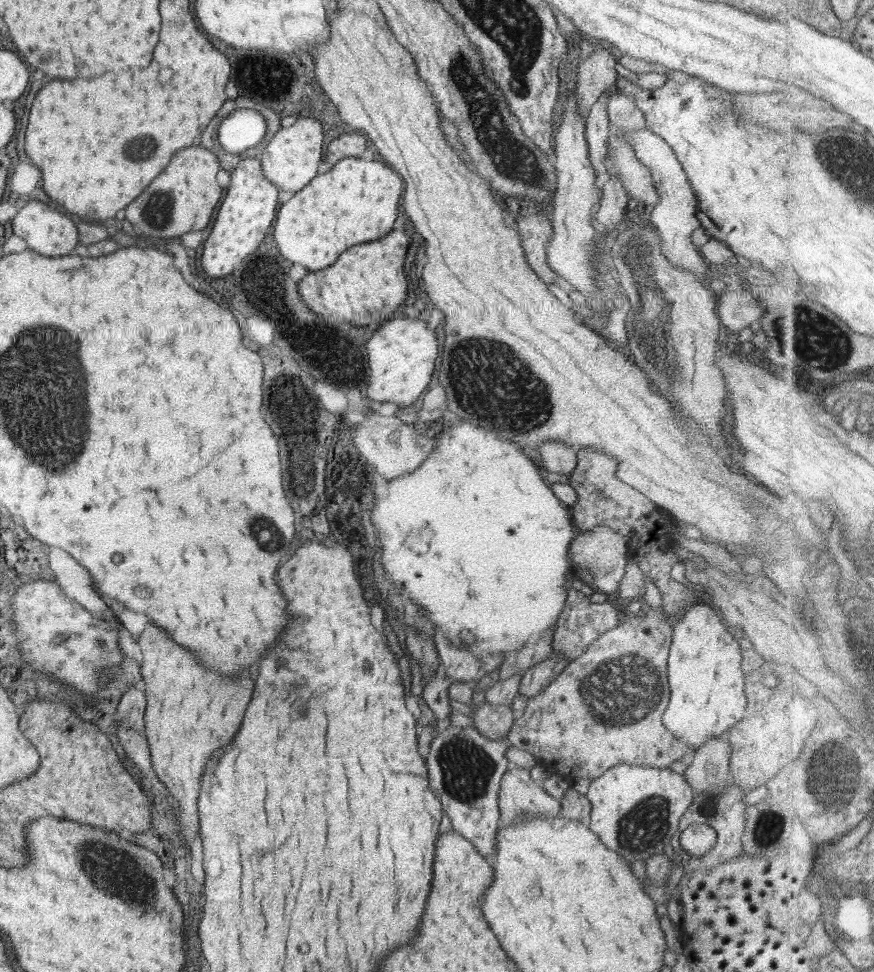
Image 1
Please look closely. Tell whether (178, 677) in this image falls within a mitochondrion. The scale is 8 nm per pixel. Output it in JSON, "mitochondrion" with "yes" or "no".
{"mitochondrion":"no"}

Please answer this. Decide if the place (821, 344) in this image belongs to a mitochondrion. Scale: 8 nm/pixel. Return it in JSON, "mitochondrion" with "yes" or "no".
{"mitochondrion":"yes"}

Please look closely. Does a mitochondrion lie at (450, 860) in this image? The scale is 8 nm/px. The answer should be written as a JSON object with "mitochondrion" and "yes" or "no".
{"mitochondrion":"no"}

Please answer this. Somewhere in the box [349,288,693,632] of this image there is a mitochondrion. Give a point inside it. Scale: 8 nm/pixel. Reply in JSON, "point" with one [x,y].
{"point":[475,368]}

